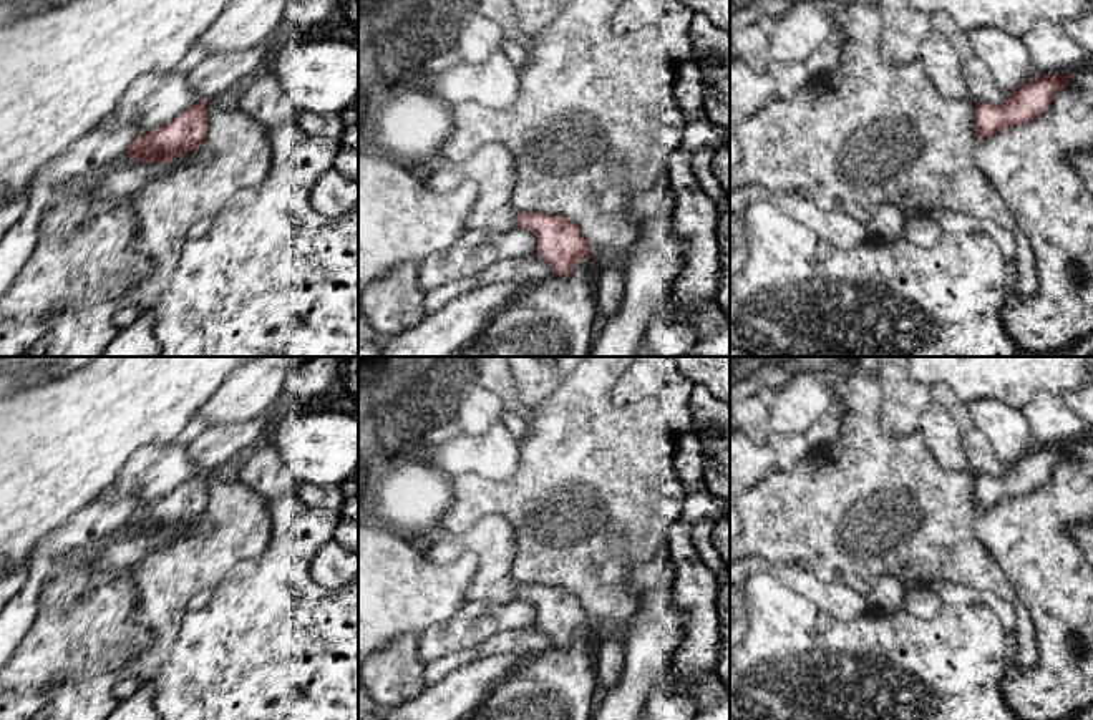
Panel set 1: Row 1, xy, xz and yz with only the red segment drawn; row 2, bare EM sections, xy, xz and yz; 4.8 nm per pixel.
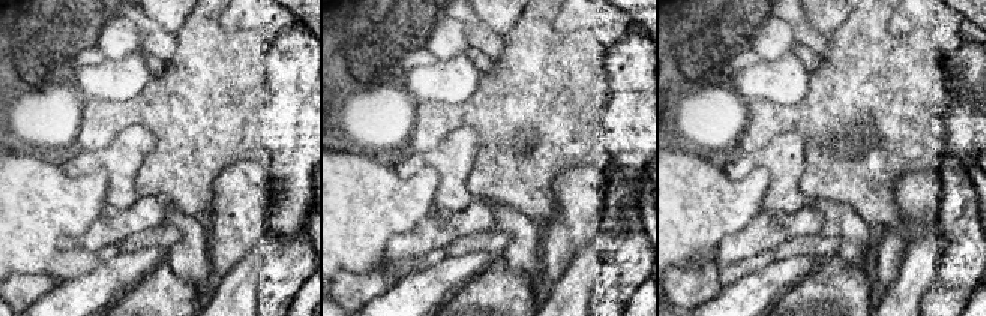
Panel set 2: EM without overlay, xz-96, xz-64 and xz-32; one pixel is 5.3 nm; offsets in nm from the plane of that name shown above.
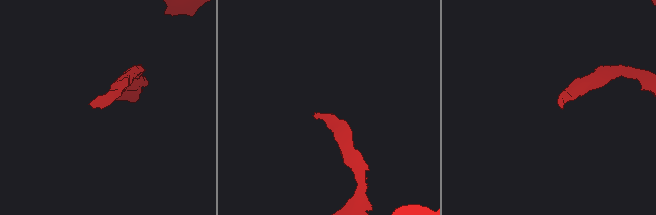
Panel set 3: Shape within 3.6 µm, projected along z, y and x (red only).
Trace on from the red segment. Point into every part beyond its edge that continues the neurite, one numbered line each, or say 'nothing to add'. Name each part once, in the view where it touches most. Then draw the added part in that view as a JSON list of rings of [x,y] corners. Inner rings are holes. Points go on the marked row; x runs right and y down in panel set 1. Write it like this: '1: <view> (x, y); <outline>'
1: xy (126, 181); [[[133,163],[113,169],[91,194],[93,201],[126,199],[136,196],[163,168],[151,163]]]

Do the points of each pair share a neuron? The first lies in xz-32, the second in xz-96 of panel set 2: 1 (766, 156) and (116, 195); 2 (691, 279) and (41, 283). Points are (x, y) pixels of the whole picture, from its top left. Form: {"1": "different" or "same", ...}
{"1": "same", "2": "same"}

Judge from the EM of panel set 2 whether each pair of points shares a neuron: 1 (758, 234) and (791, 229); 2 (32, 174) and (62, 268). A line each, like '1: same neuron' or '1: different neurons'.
1: same neuron
2: same neuron

